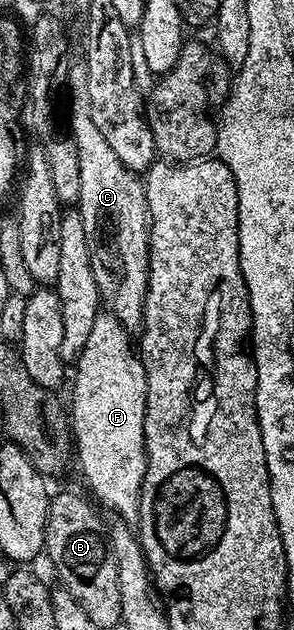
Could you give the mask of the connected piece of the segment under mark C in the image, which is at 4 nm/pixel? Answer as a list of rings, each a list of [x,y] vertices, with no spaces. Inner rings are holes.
[[[72,62],[67,68],[67,89],[69,92],[69,122],[71,136],[77,141],[77,157],[81,157],[81,193],[77,210],[87,234],[87,244],[91,250],[93,277],[97,277],[97,289],[102,306],[121,321],[128,329],[143,326],[143,302],[147,296],[149,281],[149,261],[151,260],[151,214],[147,208],[147,188],[144,180],[136,172],[125,169],[113,153],[113,148],[105,141],[93,122],[89,109],[89,81],[86,62]]]

